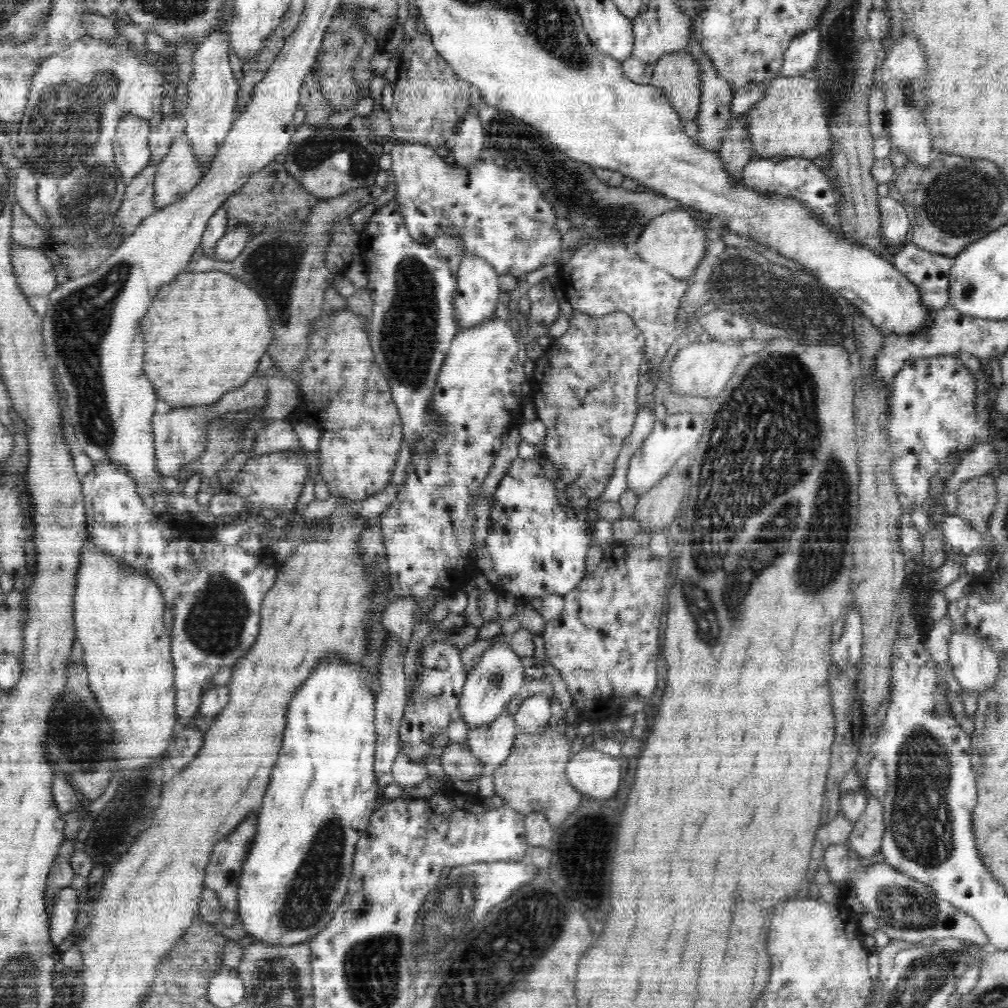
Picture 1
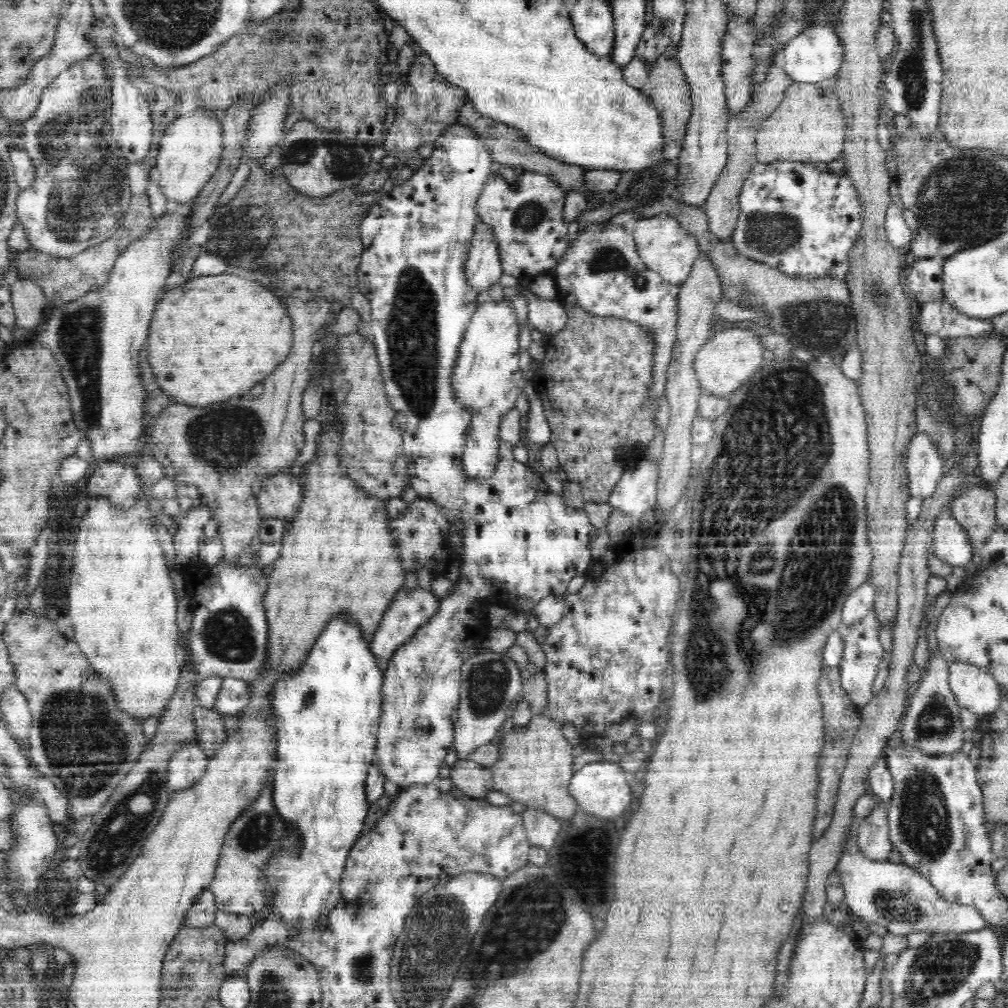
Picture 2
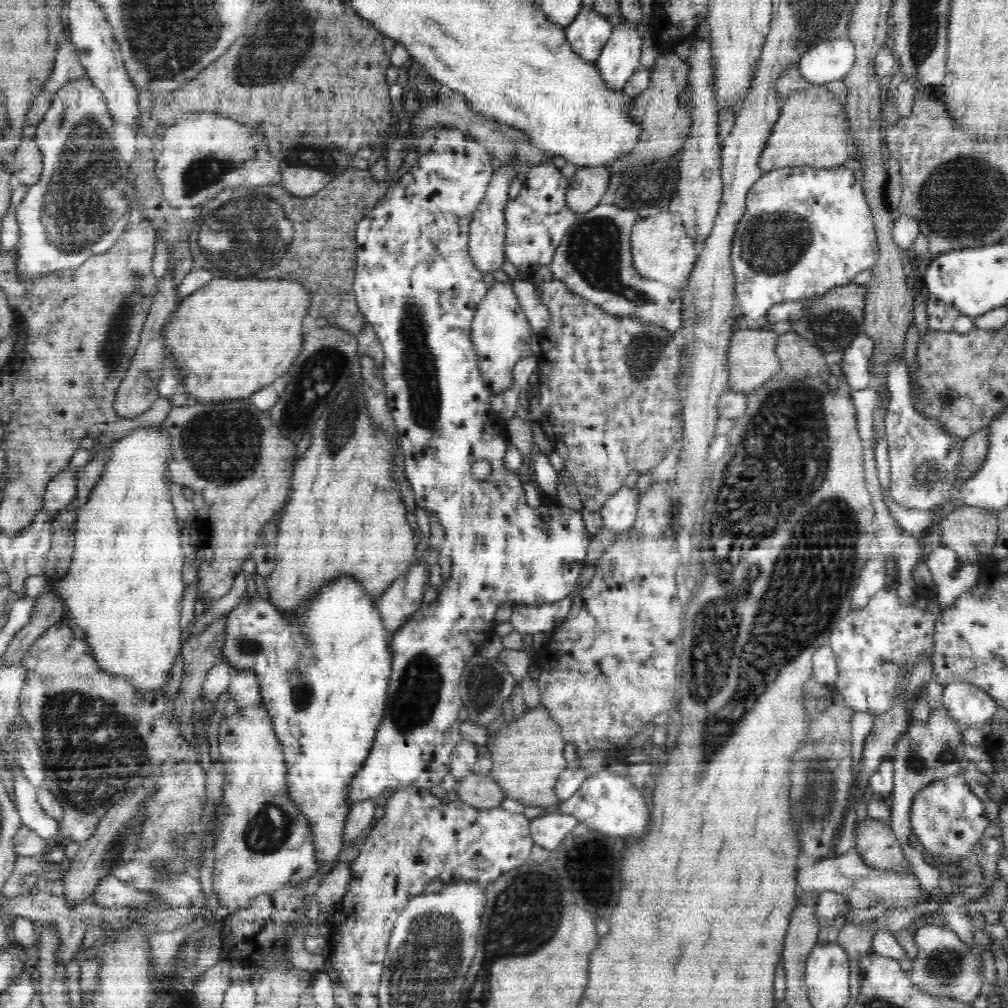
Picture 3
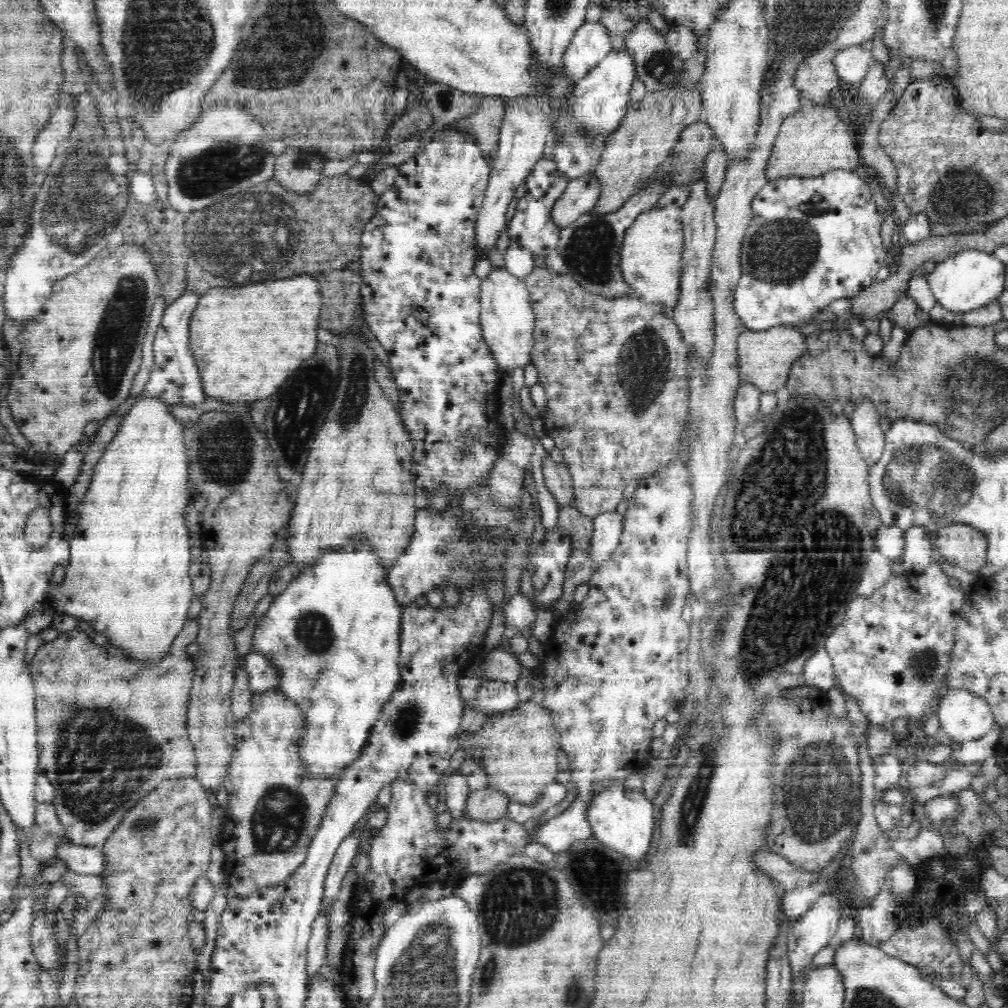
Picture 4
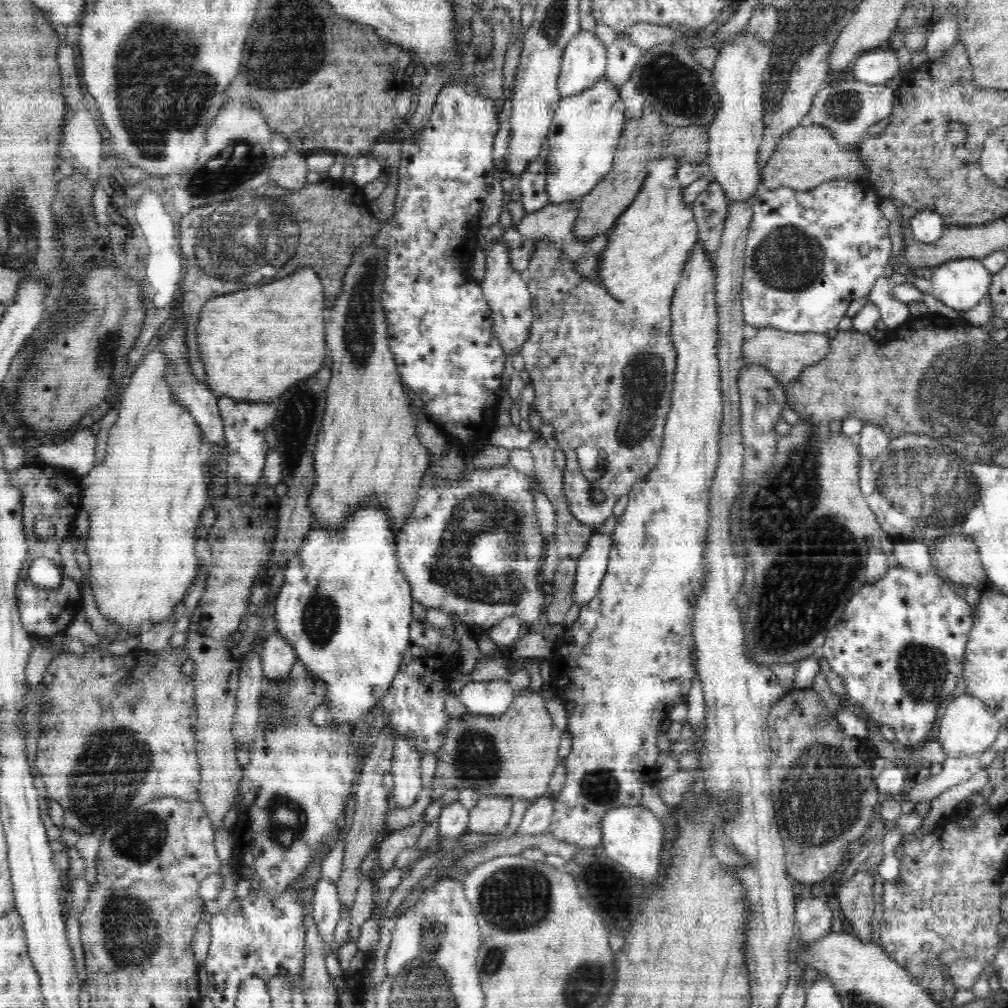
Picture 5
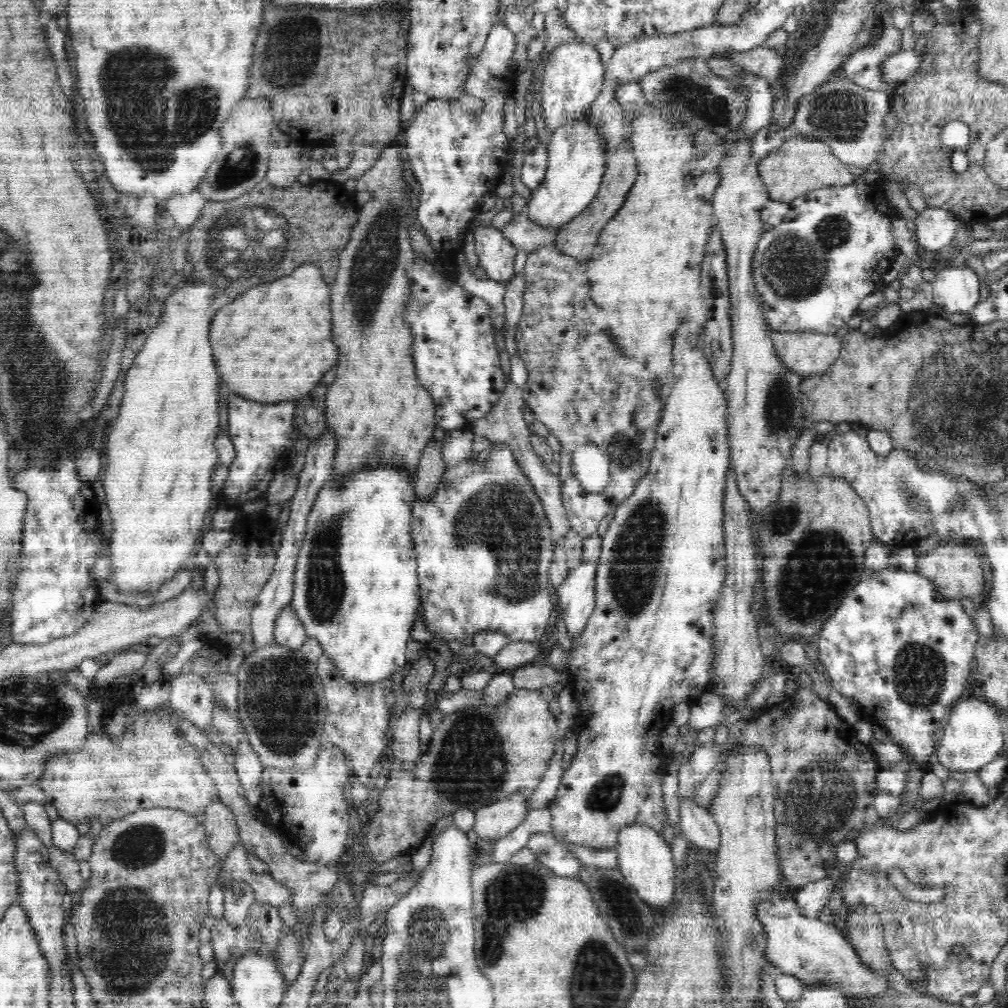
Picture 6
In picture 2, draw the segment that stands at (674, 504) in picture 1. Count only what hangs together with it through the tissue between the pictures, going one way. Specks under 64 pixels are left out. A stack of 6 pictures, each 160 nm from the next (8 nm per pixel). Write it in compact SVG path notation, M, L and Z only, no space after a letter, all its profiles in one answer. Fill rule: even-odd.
M778 53L776 61L767 70L766 78L761 82L760 86L755 88L753 92L754 100L750 104L746 104L738 114L729 116L729 123L727 124L727 133L729 134L727 163L722 172L720 172L720 178L716 180L710 196L706 198L706 204L704 204L710 233L714 234L714 237L720 241L730 241L732 231L737 225L737 218L740 212L739 194L748 172L754 163L756 163L757 148L755 140L758 128L778 108L778 105L783 102L783 92L792 82L792 78L786 75L786 71L784 71L783 55ZM707 256L701 261L696 260L690 276L679 284L677 340L673 348L673 360L669 366L669 377L666 379L664 392L670 405L670 417L659 462L655 505L664 510L666 508L670 510L680 500L690 480L690 468L693 464L690 460L692 422L698 418L699 401L706 395L698 383L692 364L696 352L712 337L711 320L716 305L720 302L721 294L723 294L721 280L718 279L717 270Z

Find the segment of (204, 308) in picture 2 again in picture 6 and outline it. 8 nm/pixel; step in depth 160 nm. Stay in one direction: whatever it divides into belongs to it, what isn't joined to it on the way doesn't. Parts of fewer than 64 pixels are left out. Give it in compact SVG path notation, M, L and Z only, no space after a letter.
M304 263L294 274L256 286L224 306L211 322L210 342L214 360L222 382L244 398L256 402L284 402L296 400L312 392L322 376L338 364L338 346L332 342L332 318L330 318L330 288L322 278L318 265Z

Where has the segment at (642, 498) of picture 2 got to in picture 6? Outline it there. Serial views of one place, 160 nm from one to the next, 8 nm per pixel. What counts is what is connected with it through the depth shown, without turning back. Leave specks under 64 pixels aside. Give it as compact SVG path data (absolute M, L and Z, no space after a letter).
M582 561L556 587L557 606L562 610L562 620L572 639L582 634L595 607L596 566Z

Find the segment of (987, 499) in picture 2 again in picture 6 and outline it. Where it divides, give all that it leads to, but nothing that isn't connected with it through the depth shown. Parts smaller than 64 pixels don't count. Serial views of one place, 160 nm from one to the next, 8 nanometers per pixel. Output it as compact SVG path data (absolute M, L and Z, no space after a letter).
M967 541L960 545L949 542L920 554L916 561L915 571L922 575L922 578L926 577L934 583L937 594L941 598L950 598L955 601L971 598L979 601L985 584L980 557L980 549L976 543Z

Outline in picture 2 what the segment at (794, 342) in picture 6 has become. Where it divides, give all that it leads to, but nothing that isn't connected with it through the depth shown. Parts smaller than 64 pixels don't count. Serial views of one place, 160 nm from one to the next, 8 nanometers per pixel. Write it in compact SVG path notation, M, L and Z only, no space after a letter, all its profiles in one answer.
M742 328L722 329L713 334L709 342L700 347L695 354L694 371L698 383L707 395L728 397L734 390L746 383L755 372L764 366L764 345L754 331Z

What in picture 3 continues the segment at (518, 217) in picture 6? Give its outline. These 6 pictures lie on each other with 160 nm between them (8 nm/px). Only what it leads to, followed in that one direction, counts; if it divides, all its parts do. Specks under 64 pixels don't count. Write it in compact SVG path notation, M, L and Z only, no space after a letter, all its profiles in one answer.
M605 165L578 167L565 194L565 202L569 209L575 213L585 213L593 209L608 190L610 177L611 174Z

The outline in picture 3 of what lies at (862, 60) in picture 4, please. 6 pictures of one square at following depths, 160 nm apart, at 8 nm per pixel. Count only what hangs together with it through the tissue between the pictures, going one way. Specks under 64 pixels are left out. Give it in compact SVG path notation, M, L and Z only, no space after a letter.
M840 36L840 40L818 42L812 50L802 54L797 64L804 79L811 84L825 85L843 79L852 70L854 62L853 42Z

